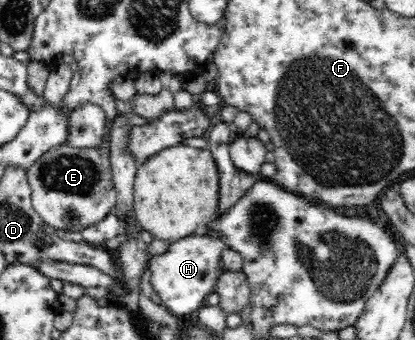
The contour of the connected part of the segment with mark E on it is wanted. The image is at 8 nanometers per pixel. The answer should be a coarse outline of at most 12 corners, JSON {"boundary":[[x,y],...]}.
{"boundary":[[63,143],[27,168],[51,228],[106,219],[117,193],[103,145]]}

